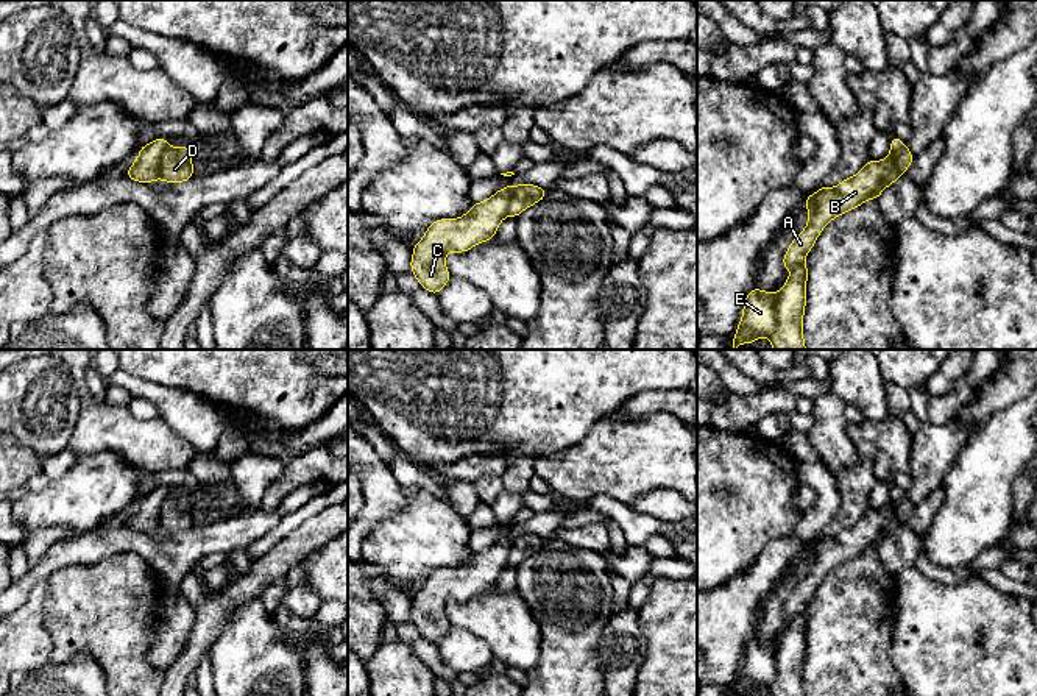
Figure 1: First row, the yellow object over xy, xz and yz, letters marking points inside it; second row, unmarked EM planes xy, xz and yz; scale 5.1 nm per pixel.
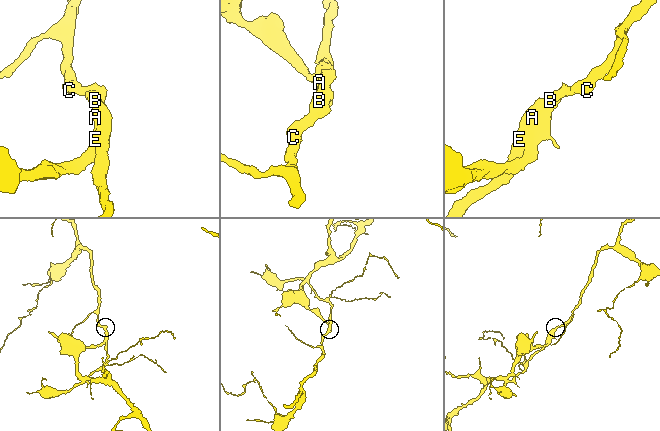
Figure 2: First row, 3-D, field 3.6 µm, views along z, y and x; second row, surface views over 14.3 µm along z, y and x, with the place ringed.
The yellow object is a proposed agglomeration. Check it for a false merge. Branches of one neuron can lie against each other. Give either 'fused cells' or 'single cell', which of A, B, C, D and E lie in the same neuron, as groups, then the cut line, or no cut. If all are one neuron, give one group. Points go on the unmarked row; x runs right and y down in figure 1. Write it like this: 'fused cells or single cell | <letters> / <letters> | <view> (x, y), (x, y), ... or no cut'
fused cells | A B C E / D | yz (906, 497), (892, 511), (891, 522), (869, 546)

